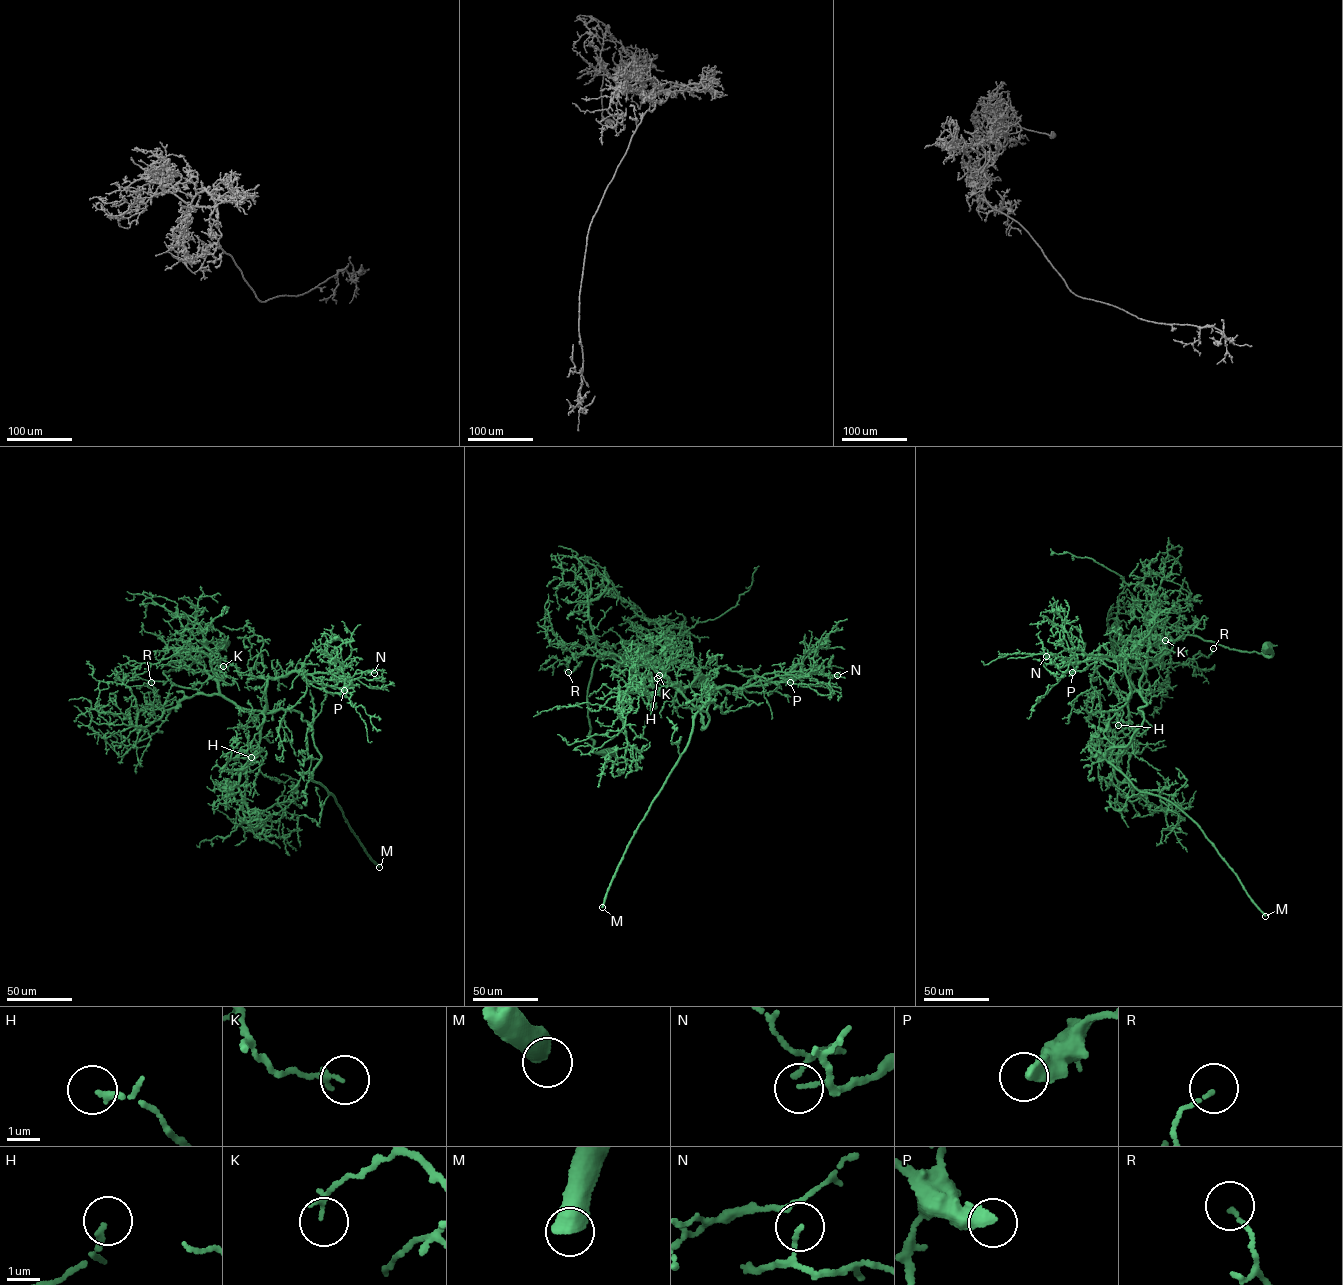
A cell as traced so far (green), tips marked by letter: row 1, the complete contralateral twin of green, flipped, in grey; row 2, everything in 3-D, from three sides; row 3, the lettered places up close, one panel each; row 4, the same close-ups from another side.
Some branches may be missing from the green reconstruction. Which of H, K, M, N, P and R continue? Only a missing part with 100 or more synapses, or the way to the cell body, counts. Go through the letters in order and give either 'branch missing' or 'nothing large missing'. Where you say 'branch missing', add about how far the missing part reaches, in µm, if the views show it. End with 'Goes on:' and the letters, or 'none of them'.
H: nothing large missing
K: nothing large missing
M: branch missing; about 450 µm are missing
N: nothing large missing
P: branch missing; about 45 µm are missing
R: nothing large missing
Goes on: M, P

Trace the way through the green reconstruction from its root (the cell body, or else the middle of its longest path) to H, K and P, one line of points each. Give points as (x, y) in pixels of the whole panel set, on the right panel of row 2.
H: (1267, 646), (1270, 656), (1181, 636), (1168, 653), (1146, 663), (1139, 688), (1129, 696), (1128, 724), (1118, 725)
K: (1267, 646), (1270, 656), (1186, 635), (1176, 639), (1168, 653), (1154, 661), (1148, 659), (1147, 627), (1165, 640)
P: (1267, 646), (1270, 656), (1181, 635), (1146, 663), (1138, 690), (1123, 653), (1072, 672)

